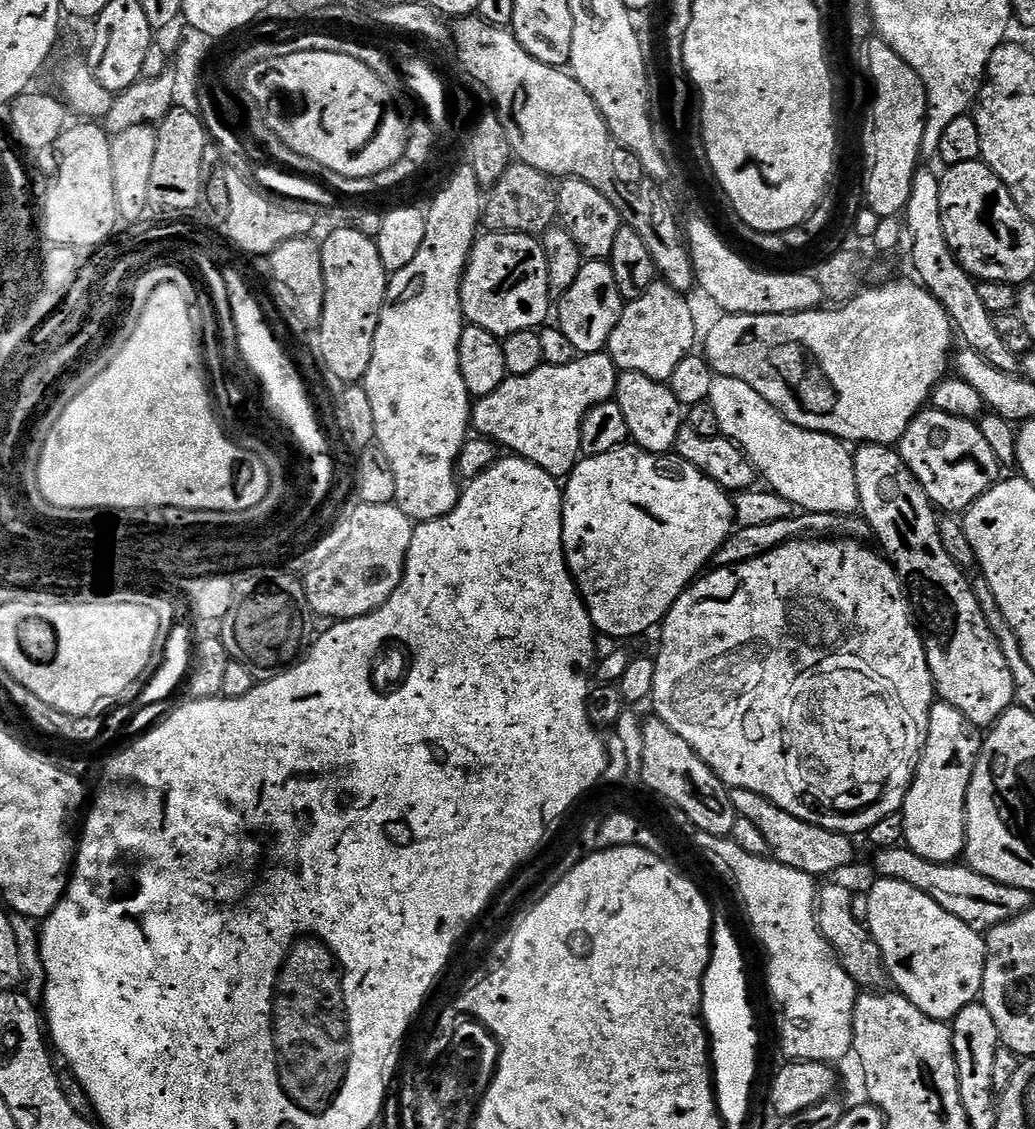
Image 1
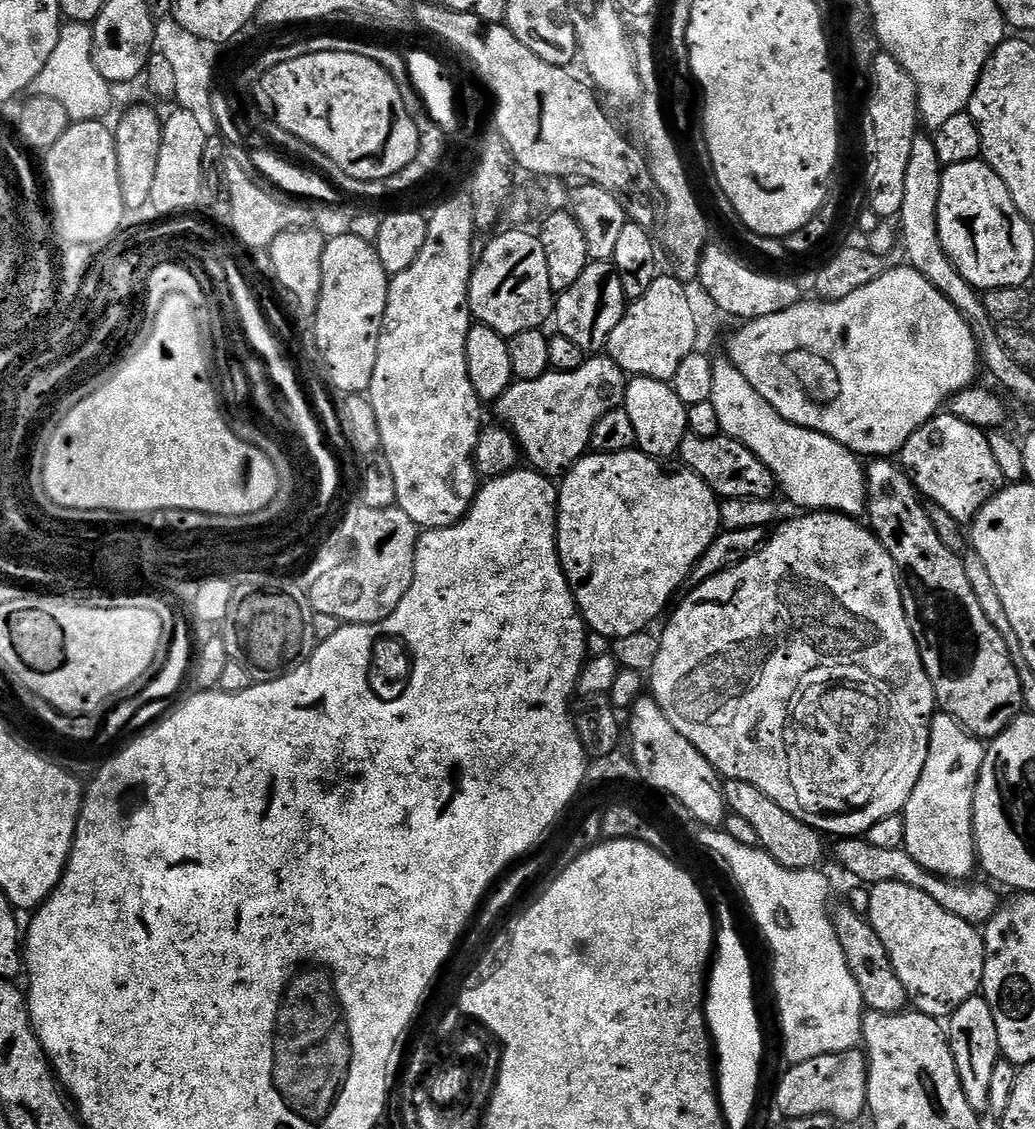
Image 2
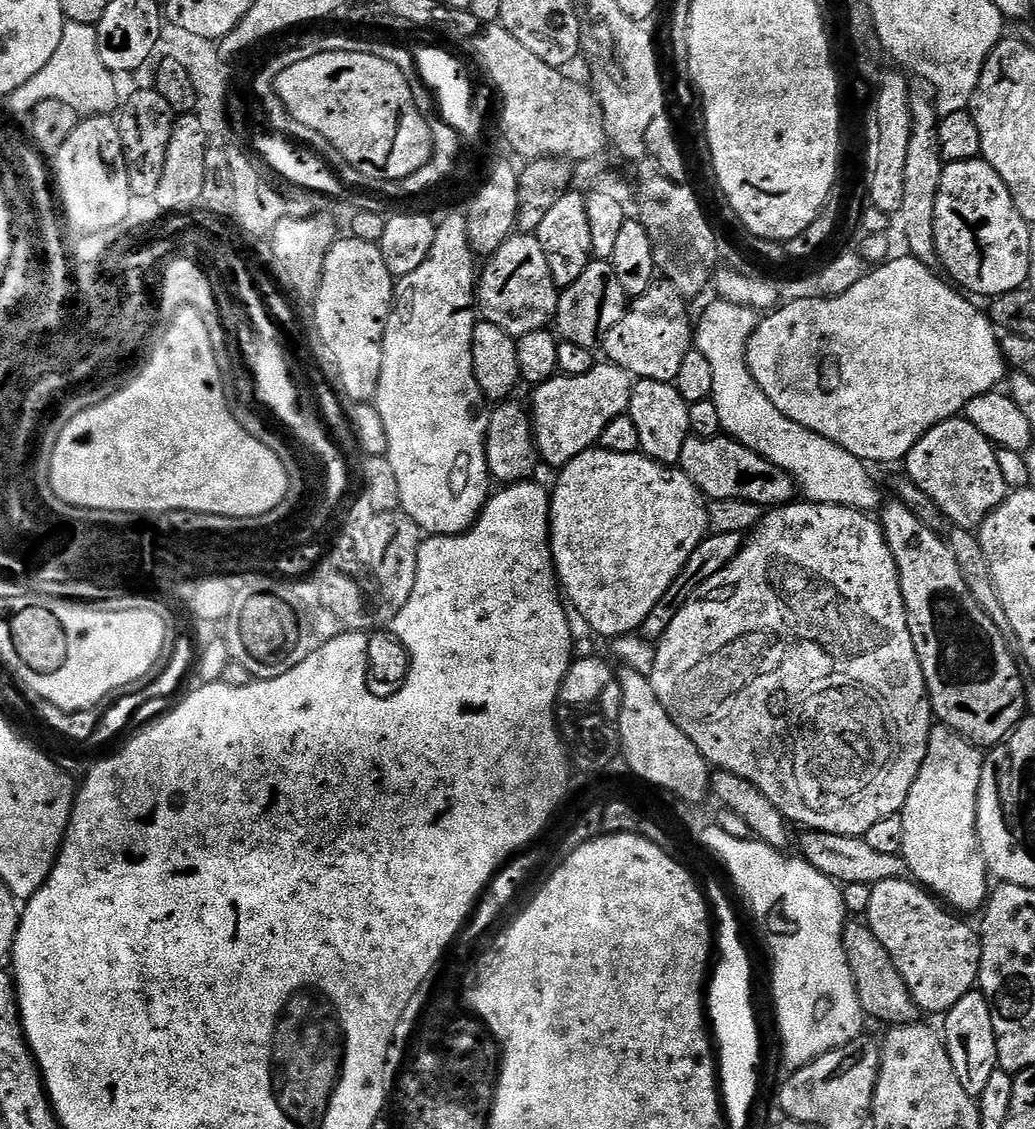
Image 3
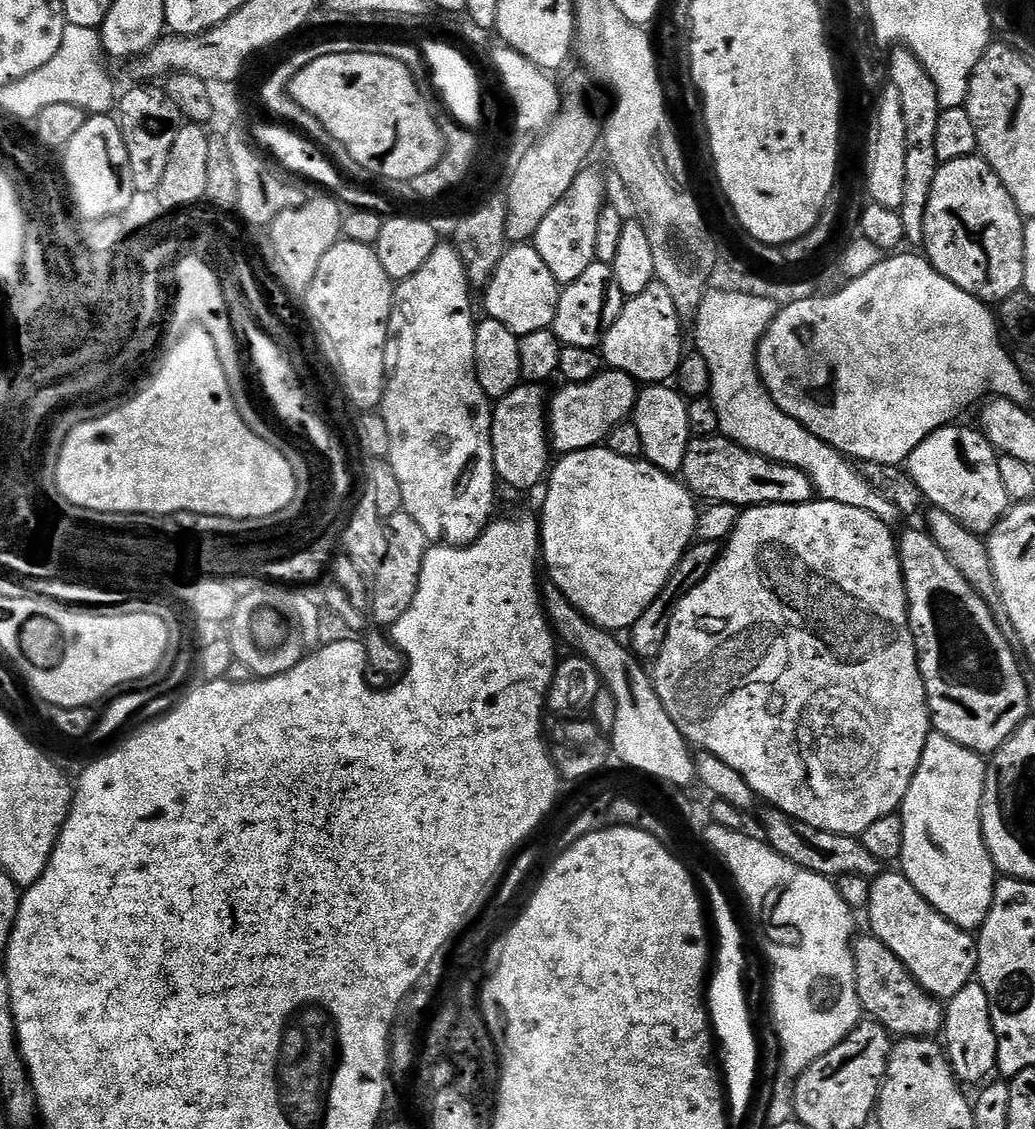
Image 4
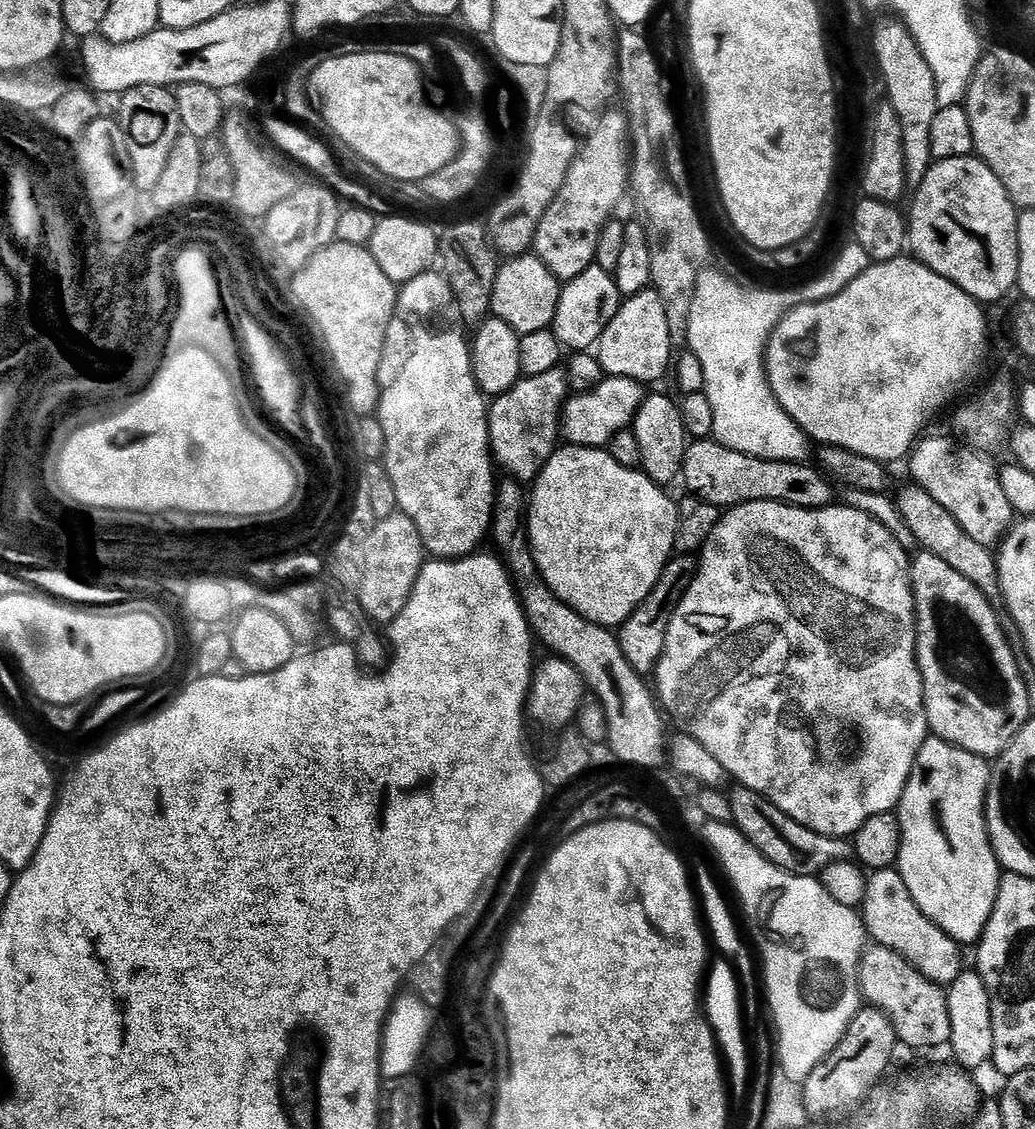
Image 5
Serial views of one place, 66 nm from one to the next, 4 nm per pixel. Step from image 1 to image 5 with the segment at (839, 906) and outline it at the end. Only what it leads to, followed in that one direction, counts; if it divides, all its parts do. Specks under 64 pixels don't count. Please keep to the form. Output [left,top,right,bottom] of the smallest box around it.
[860,942,950,1048]

